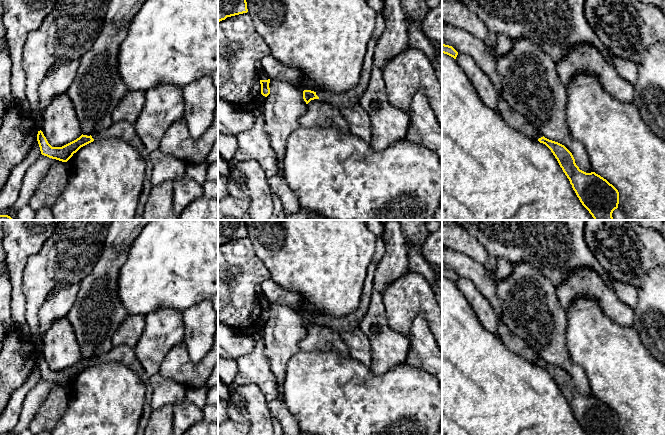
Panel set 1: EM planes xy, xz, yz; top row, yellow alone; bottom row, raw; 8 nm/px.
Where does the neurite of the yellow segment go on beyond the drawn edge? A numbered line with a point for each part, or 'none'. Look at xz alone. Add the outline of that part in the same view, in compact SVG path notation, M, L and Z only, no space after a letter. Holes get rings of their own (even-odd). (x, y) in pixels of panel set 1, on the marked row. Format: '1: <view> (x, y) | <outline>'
1: xz (351, 98) | M372 37L367 44L367 51L364 57L358 84L353 89L344 93L329 93L321 90L315 90L314 92L319 97L318 100L327 102L337 109L357 106L370 80L371 71L374 66L373 63L377 41L378 40L376 38Z

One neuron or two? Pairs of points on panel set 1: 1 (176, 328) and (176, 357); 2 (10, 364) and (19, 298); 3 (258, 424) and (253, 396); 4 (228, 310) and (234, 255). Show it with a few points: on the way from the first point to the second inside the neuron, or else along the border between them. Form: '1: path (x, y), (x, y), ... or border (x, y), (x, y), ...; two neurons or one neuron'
1: border (182, 343), (174, 346), (161, 363); two neurons
2: border (14, 325), (25, 338), (33, 343); two neurons
3: path (258, 417), (253, 409), (253, 403); one neuron
4: path (238, 296), (244, 288), (244, 269); one neuron

